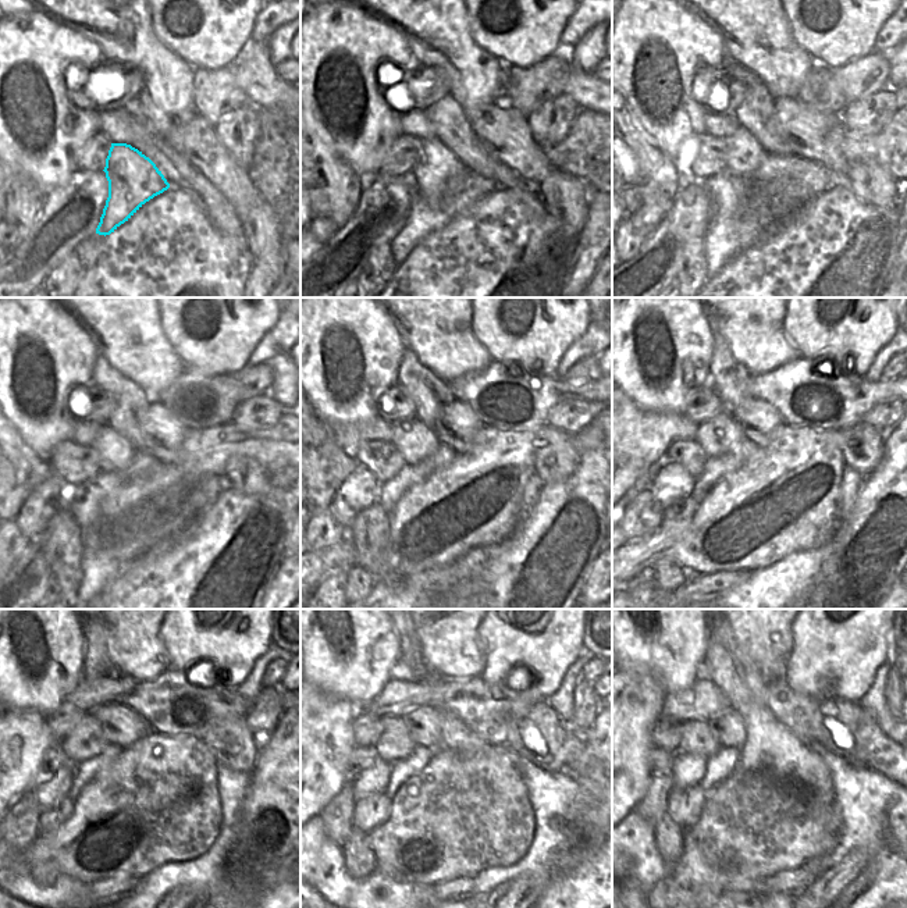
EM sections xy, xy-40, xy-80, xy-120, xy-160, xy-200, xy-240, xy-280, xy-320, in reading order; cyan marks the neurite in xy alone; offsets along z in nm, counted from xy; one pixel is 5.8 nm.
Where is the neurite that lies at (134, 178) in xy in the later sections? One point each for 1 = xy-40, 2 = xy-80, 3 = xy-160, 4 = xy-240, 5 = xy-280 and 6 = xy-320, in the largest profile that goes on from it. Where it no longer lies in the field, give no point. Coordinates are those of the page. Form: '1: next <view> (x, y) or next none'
1: next xy-40 (437, 166)
2: next xy-80 (744, 155)
3: next xy-160 (415, 441)
4: next xy-240 (85, 740)
5: next xy-280 (394, 744)
6: next xy-320 (697, 739)

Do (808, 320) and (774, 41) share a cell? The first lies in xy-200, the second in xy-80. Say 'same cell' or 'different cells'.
different cells

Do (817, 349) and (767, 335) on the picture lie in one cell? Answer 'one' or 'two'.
two

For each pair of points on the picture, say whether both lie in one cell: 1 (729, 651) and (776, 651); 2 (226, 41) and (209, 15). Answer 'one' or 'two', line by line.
1: two
2: one

